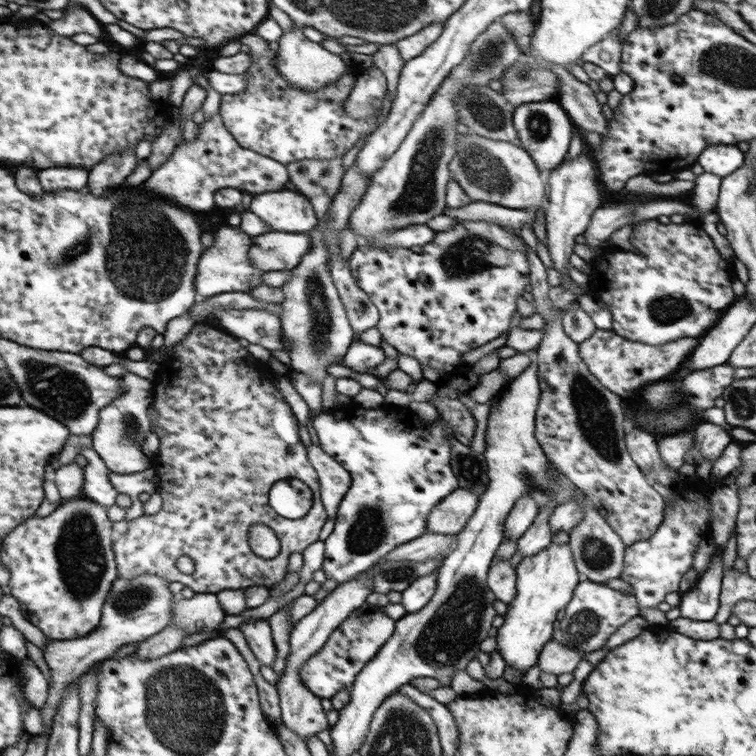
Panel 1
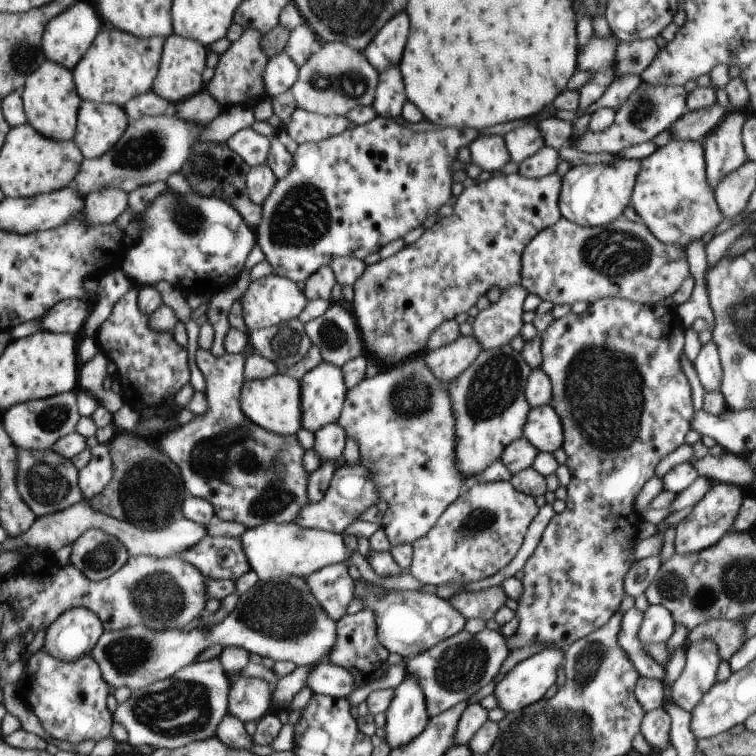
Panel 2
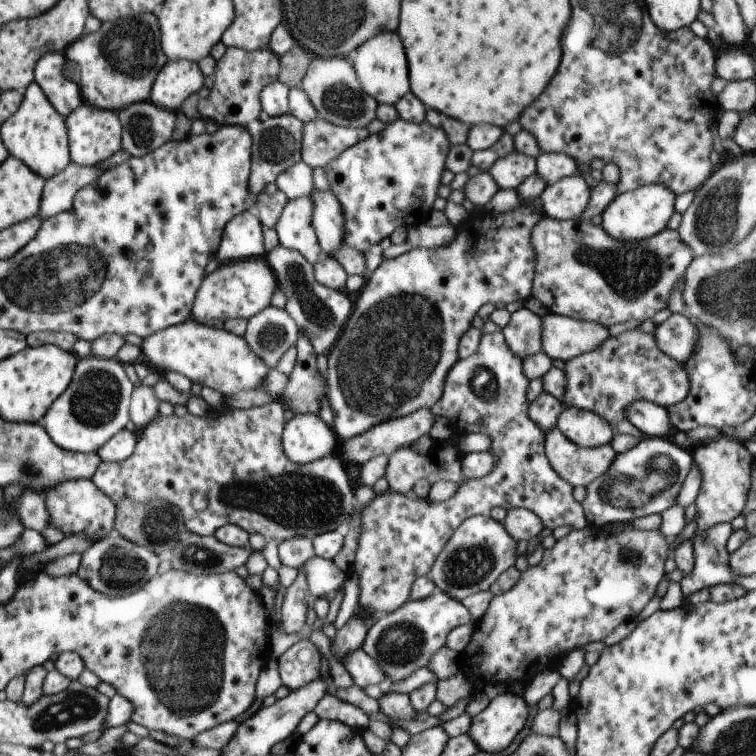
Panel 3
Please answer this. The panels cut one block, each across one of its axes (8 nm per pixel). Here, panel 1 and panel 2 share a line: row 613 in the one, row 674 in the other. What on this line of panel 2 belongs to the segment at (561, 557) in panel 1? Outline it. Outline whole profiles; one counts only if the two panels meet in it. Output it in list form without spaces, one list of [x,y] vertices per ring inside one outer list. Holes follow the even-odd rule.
[[[545,649],[526,660],[519,662],[498,682],[493,692],[498,708],[506,713],[515,713],[544,699],[554,682],[558,680],[558,670],[562,668],[564,650]]]

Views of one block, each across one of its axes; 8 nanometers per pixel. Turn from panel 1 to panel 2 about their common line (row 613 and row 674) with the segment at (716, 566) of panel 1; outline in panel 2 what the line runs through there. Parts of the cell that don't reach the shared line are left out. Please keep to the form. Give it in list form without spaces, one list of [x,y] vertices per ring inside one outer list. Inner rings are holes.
[[[696,640],[686,651],[686,665],[679,678],[670,686],[672,700],[682,710],[692,712],[702,696],[714,686],[722,658],[714,640]]]

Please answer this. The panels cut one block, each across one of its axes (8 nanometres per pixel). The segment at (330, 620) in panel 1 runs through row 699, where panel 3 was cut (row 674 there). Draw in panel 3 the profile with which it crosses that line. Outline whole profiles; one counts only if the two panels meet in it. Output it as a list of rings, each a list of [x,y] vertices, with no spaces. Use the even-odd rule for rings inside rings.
[[[309,638],[296,642],[278,659],[282,685],[289,691],[300,690],[302,686],[318,680],[322,657]]]

